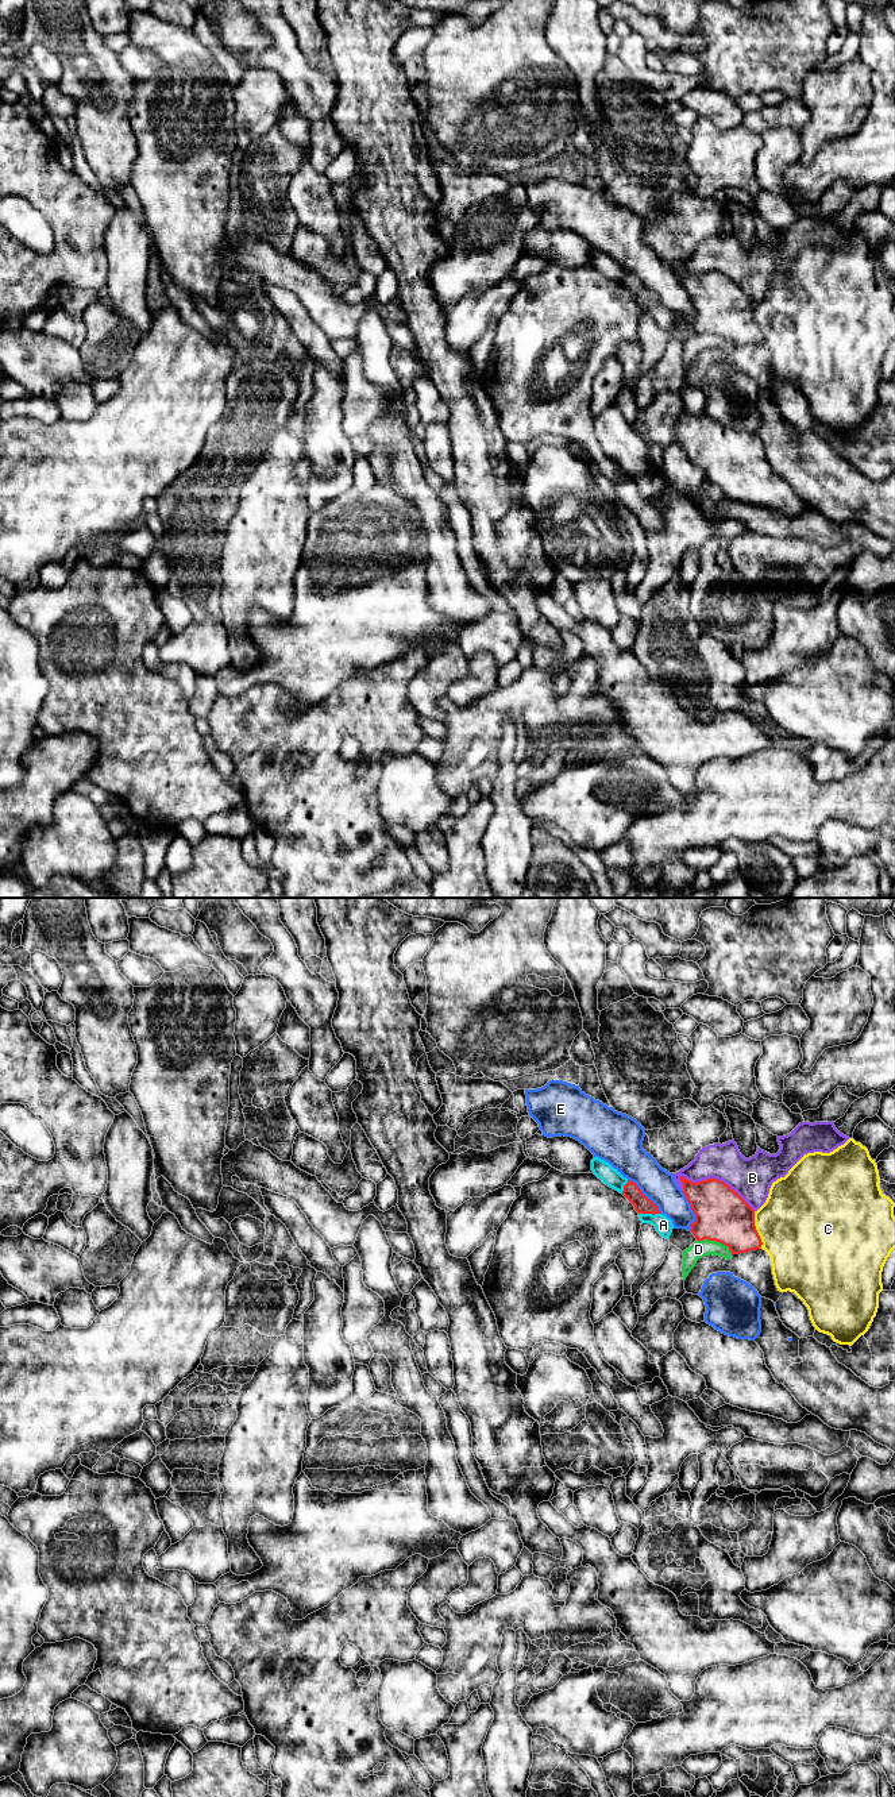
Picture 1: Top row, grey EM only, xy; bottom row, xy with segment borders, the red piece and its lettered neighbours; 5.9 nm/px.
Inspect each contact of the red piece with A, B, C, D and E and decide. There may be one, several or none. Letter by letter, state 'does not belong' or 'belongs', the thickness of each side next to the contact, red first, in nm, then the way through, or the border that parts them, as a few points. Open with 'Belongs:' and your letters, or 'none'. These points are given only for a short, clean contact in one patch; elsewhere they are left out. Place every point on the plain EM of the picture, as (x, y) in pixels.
Belongs: none
A: does not belong | 100/100 nm
B: does not belong | 320/240 nm
C: does not belong | 320/460 nm | along xy (753, 304), (753, 317), (762, 339)
D: does not belong | 320/100 nm | along xy (697, 332), (718, 334), (732, 346)
E: does not belong | 320/190 nm

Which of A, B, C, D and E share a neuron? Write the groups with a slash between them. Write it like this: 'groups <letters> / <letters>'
groups A / B / C / D / E

